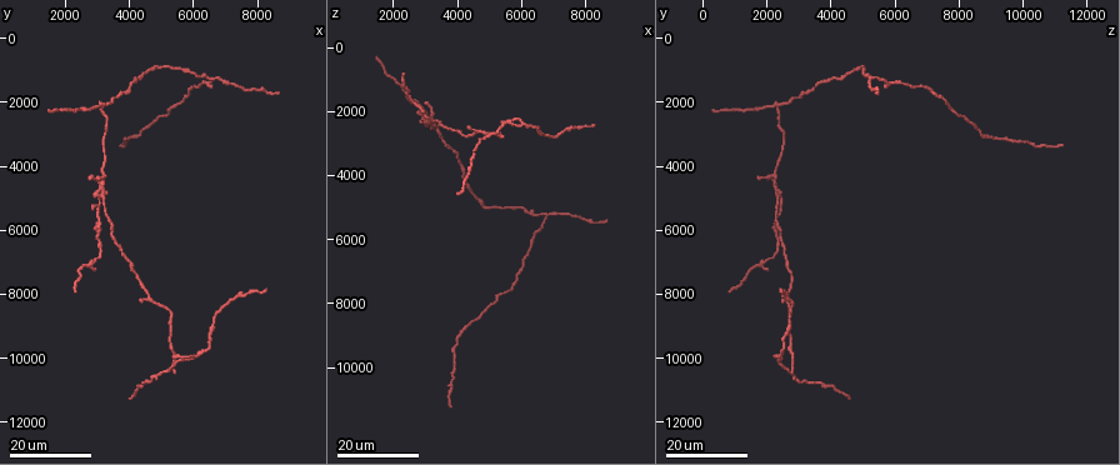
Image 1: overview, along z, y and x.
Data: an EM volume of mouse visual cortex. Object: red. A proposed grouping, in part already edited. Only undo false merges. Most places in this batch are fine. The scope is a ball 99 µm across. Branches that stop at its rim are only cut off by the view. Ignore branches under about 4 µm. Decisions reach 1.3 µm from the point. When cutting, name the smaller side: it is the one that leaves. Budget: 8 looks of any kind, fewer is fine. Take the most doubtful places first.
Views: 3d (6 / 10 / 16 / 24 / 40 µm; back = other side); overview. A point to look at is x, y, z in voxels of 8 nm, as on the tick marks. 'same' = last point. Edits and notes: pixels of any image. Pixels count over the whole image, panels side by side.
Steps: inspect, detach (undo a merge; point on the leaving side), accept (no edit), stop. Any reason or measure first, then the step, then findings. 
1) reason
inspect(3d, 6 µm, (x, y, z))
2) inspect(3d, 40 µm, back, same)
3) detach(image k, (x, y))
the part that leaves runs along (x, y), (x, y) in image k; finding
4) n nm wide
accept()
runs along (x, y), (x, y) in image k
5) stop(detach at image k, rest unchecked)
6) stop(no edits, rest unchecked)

arms part here
inspect(3d, 16 µm, (3200, 2100, 2300))

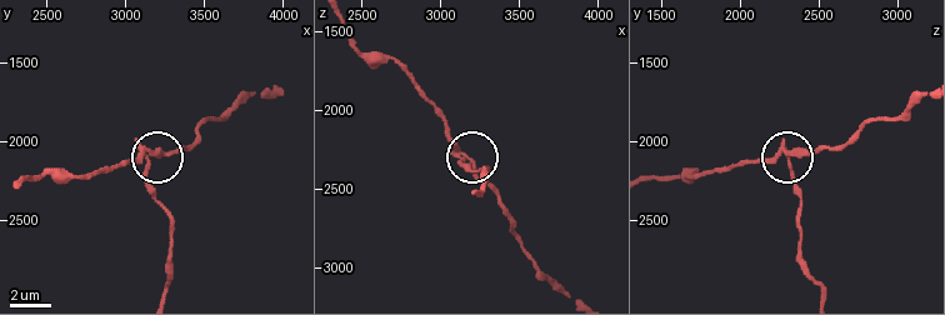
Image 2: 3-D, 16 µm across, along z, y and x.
inspect(3d, 6 µm, (3160, 2060, 2300))

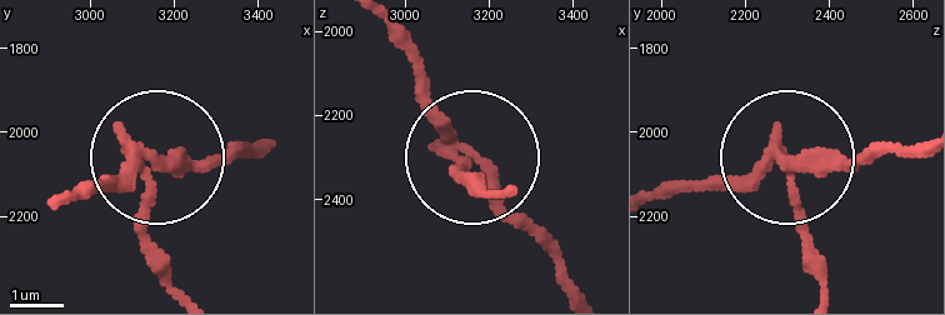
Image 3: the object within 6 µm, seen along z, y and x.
240 nm wide
detach(image 3, (141, 236))
two neurons meet here

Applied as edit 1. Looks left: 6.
inspect(overview)

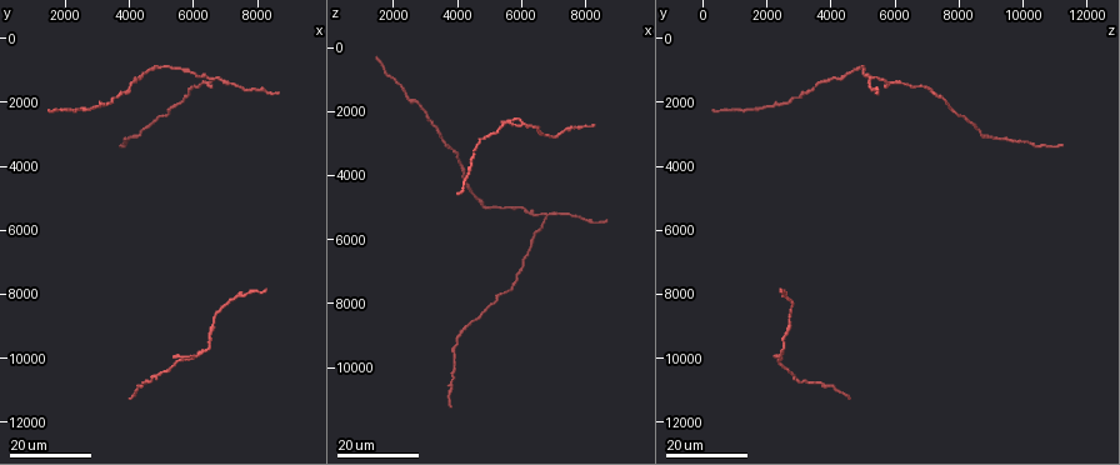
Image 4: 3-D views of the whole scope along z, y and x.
three arms meet
inspect(3d, 24 µm, (3800, 3300, 10400))

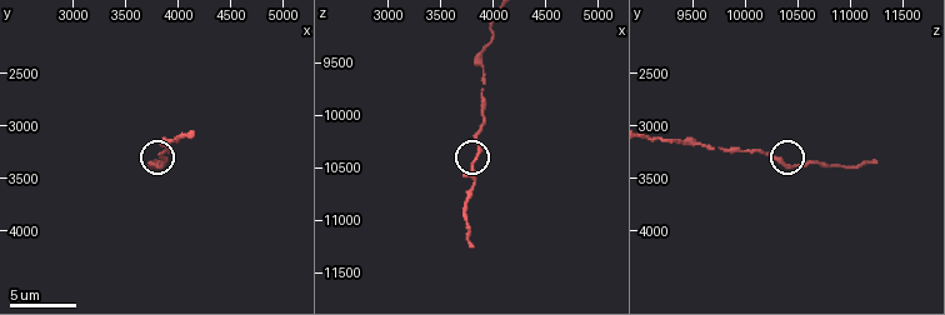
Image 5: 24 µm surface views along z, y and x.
closer look
inspect(3d, 10 µm, (3820, 3360, 10440))

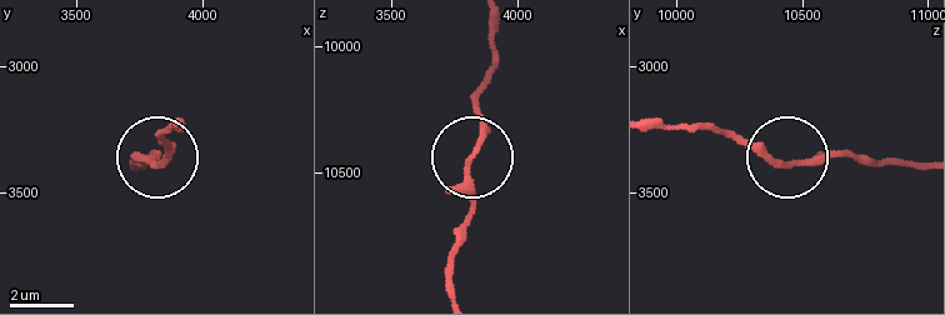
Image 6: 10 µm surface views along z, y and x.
3 arms
accept()
runs along (651, 125), (708, 125), (796, 165), (866, 158) in image 6; all the same neuron

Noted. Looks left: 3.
three arms meet
inspect(3d, 24 µm, (6800, 1200, 5200))

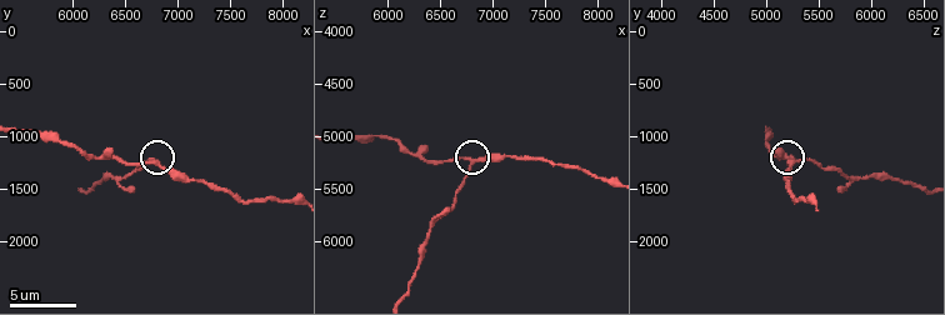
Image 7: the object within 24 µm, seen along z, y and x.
inspect(3d, 6 µm, (6820, 1280, 5260))

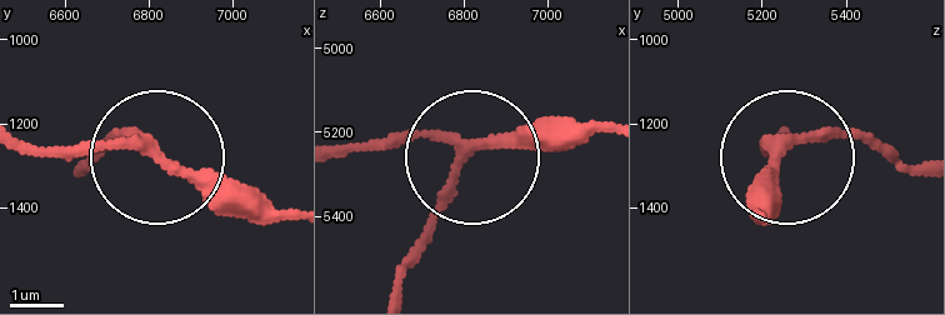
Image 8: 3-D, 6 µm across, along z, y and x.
3 arms
accept()
runs along (346, 144), (454, 148), (459, 170), (405, 260) in image 8; continuous, no second neuron

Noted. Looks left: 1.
stop(detach at image 3, rest unchecked)

